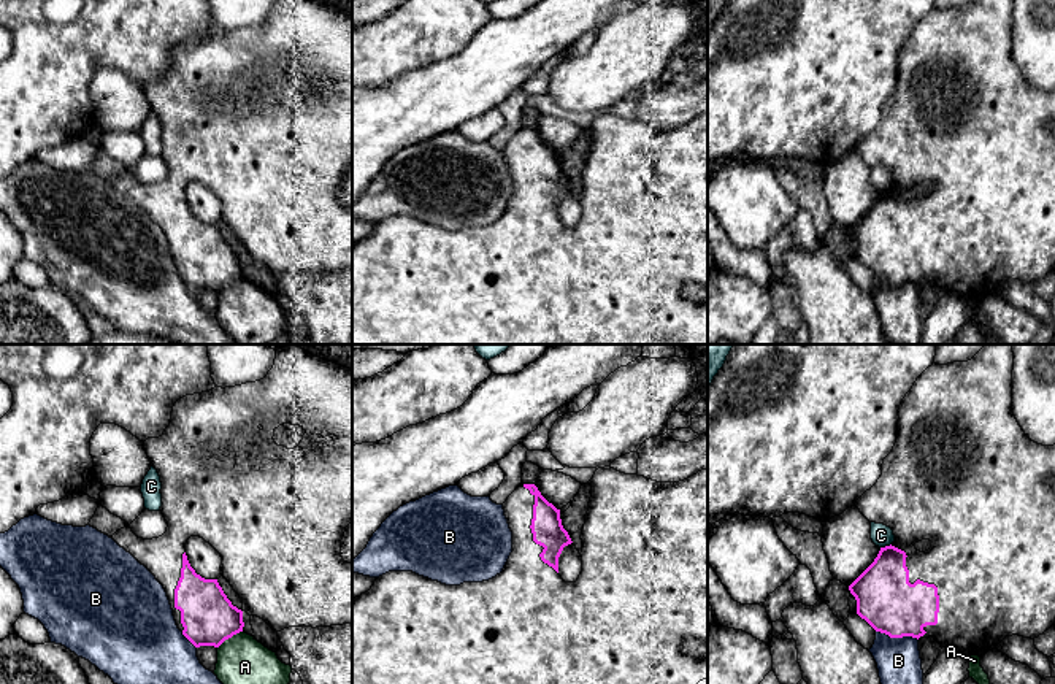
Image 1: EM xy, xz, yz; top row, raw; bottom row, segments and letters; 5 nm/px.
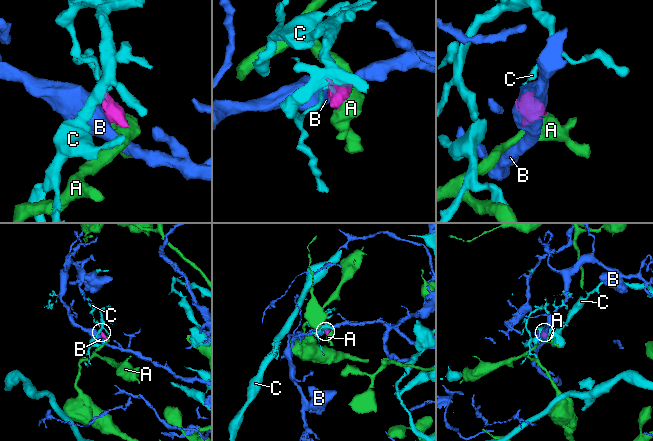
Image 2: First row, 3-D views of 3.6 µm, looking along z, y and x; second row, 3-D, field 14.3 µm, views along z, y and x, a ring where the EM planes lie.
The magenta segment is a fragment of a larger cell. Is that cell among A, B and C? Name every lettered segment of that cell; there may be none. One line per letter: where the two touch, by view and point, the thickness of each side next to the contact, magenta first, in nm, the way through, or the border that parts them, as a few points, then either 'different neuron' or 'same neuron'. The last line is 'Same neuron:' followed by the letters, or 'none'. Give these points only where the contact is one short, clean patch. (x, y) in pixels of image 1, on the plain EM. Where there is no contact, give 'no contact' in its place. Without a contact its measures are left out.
A: xy (229, 281) | 280/300 nm | along xy (241, 275), (229, 281), (218, 292) | different neuron
B: yz (897, 281) | 300/220 nm | along yz (876, 275), (890, 281), (914, 281), (917, 284) | different neuron
C: yz (886, 191) | 300/110 nm | along yz (890, 188), (881, 192) | different neuron
Same neuron: none

